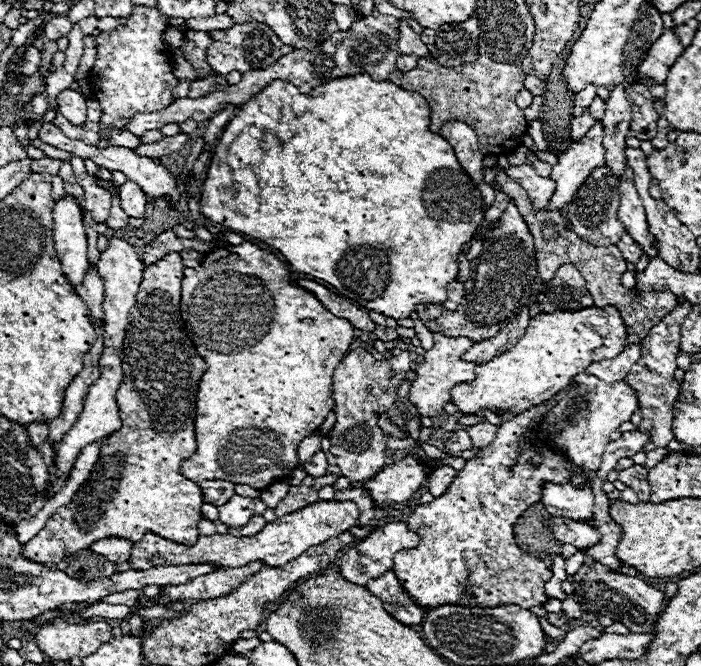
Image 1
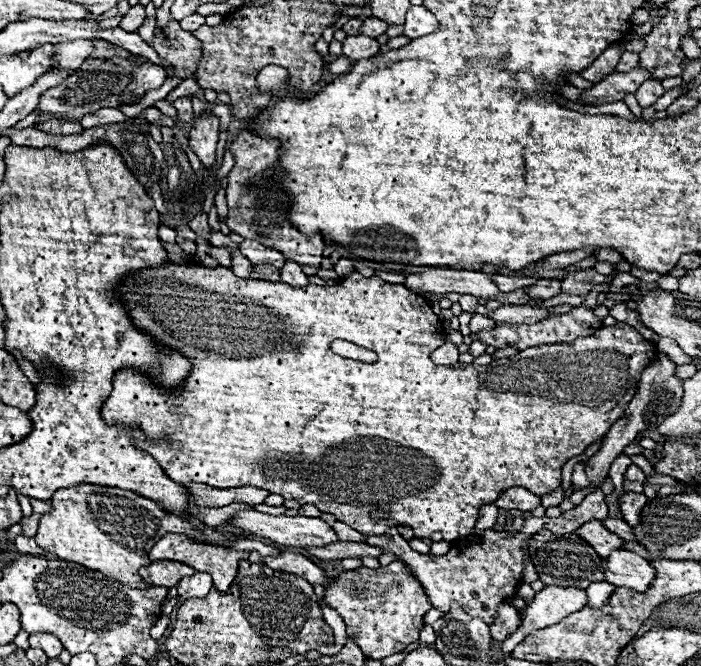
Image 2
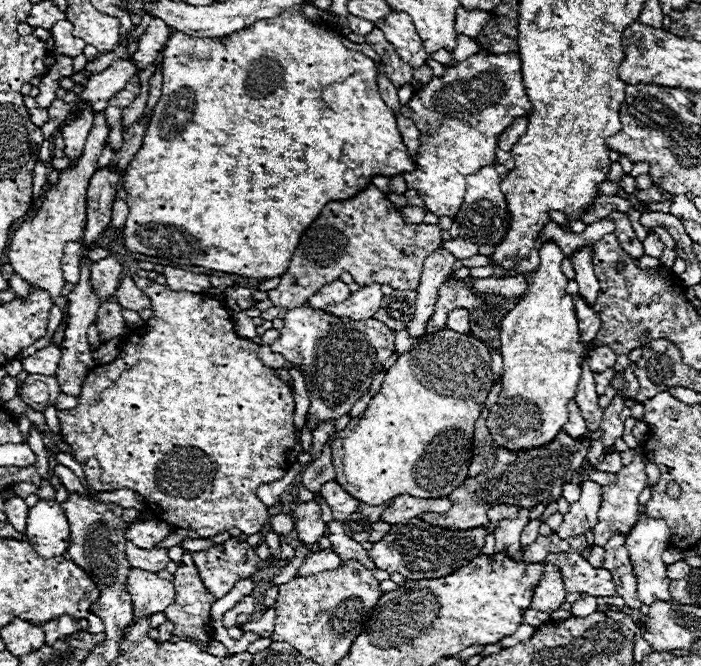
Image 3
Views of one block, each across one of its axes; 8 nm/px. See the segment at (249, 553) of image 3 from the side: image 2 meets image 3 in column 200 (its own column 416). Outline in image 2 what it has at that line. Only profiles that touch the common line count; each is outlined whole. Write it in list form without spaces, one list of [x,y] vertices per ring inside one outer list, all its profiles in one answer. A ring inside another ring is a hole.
[[[528,516],[524,520],[524,526],[510,538],[502,538],[496,542],[484,542],[484,540],[480,540],[479,536],[473,534],[472,538],[462,538],[462,540],[452,542],[450,552],[444,556],[418,554],[396,532],[396,526],[392,526],[382,536],[366,536],[364,542],[380,548],[384,554],[386,554],[386,550],[390,554],[394,554],[396,560],[400,560],[412,572],[412,576],[420,582],[420,586],[426,590],[426,596],[428,596],[432,608],[436,608],[440,612],[448,612],[450,602],[458,602],[466,614],[470,614],[474,618],[482,618],[486,624],[490,624],[496,618],[496,608],[516,594],[516,588],[524,578],[526,552],[522,552],[522,548],[526,546],[526,540],[536,530],[538,530],[538,518]]]

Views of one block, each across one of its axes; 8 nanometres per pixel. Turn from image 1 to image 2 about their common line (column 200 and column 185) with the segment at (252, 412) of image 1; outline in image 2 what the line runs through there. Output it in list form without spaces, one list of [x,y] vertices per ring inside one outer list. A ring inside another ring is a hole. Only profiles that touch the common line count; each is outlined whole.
[[[166,262],[166,264],[162,264],[162,266],[156,266],[156,268],[144,268],[144,270],[138,270],[138,272],[128,274],[128,276],[124,278],[124,282],[120,284],[118,292],[120,292],[120,300],[122,300],[124,308],[126,308],[128,314],[132,316],[134,326],[136,326],[138,330],[142,330],[144,334],[150,334],[150,336],[158,342],[158,346],[160,346],[160,344],[162,344],[162,346],[170,346],[170,348],[178,350],[180,354],[184,354],[186,358],[190,358],[190,360],[192,360],[192,372],[186,376],[186,380],[184,380],[180,386],[170,388],[170,390],[164,390],[164,388],[156,386],[146,374],[142,374],[142,372],[138,372],[138,370],[134,370],[134,368],[130,368],[130,370],[118,370],[116,376],[112,378],[112,394],[104,400],[102,410],[100,410],[100,412],[102,412],[102,418],[106,420],[106,424],[138,426],[138,428],[146,434],[146,440],[138,440],[134,446],[136,446],[138,450],[142,450],[142,452],[148,452],[152,458],[156,458],[158,464],[162,466],[162,470],[164,470],[174,482],[200,482],[200,484],[208,484],[208,486],[212,486],[212,488],[240,488],[240,486],[244,486],[244,484],[250,484],[250,486],[256,486],[256,488],[264,488],[264,490],[268,490],[270,494],[280,494],[284,500],[292,500],[292,498],[294,498],[294,500],[300,502],[300,504],[314,504],[320,512],[330,512],[330,514],[334,514],[338,520],[350,524],[354,530],[358,530],[358,532],[362,532],[362,534],[366,534],[366,536],[384,534],[390,526],[404,526],[404,524],[406,524],[406,526],[410,526],[410,528],[414,530],[414,536],[416,536],[416,538],[428,538],[432,532],[442,532],[442,534],[444,534],[444,540],[446,540],[446,542],[452,542],[452,540],[458,540],[458,538],[462,538],[462,536],[472,534],[474,524],[476,524],[476,520],[478,520],[478,516],[480,516],[480,506],[492,504],[492,502],[500,496],[502,490],[506,490],[506,488],[510,488],[510,486],[522,486],[522,488],[528,488],[530,492],[534,492],[534,494],[538,494],[538,496],[544,496],[544,494],[552,492],[554,488],[560,486],[560,470],[562,470],[562,466],[564,466],[570,458],[582,454],[592,442],[602,440],[602,438],[606,436],[606,432],[610,430],[610,426],[612,426],[614,422],[618,422],[618,420],[624,416],[624,412],[626,412],[630,400],[632,400],[634,394],[636,394],[636,384],[638,384],[638,380],[640,380],[640,376],[642,376],[642,370],[644,370],[646,364],[650,364],[650,362],[656,358],[656,354],[658,354],[656,346],[654,346],[650,340],[642,338],[642,334],[640,334],[634,326],[624,324],[624,322],[618,322],[618,324],[614,324],[614,326],[604,326],[604,328],[600,328],[600,330],[598,330],[596,334],[592,334],[592,336],[576,338],[576,340],[570,342],[570,344],[542,344],[542,346],[532,346],[532,348],[520,350],[520,352],[518,352],[516,356],[512,356],[512,358],[494,360],[494,362],[490,362],[488,366],[476,366],[476,364],[468,364],[468,366],[466,366],[466,364],[460,364],[460,362],[456,362],[456,364],[452,364],[452,366],[436,366],[436,364],[430,360],[430,354],[432,354],[436,348],[440,348],[440,346],[446,342],[446,338],[444,338],[442,322],[440,322],[440,318],[432,312],[430,304],[428,304],[420,294],[414,294],[412,290],[408,290],[408,288],[402,286],[402,284],[380,282],[378,276],[364,278],[364,276],[358,274],[358,272],[350,274],[344,282],[340,282],[340,284],[336,284],[336,286],[316,286],[316,284],[308,284],[308,286],[302,286],[302,288],[292,288],[292,286],[282,284],[282,282],[238,278],[236,274],[232,274],[232,270],[228,270],[228,268],[224,268],[224,266],[206,268],[206,266],[200,266],[200,264],[196,264],[196,262],[188,262],[188,264],[172,264],[172,262]],[[338,338],[348,340],[348,342],[354,342],[356,346],[364,346],[364,348],[374,350],[374,352],[378,354],[378,360],[376,360],[374,364],[366,364],[366,362],[358,362],[358,360],[342,358],[342,356],[332,356],[330,344],[332,344],[334,340],[338,340]],[[378,510],[384,510],[384,512],[388,512],[390,516],[388,516],[386,520],[374,520],[374,518],[372,518],[372,512],[378,512]]]

